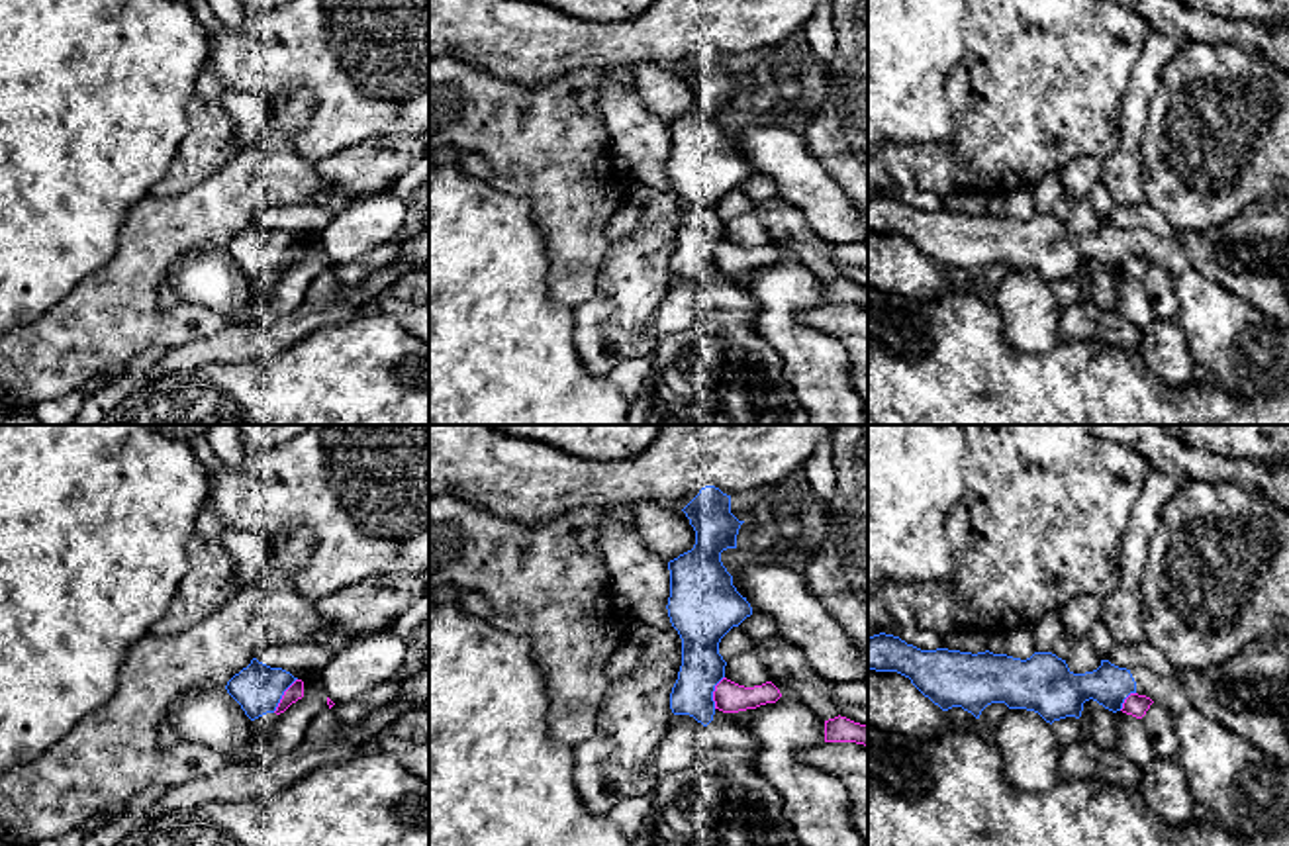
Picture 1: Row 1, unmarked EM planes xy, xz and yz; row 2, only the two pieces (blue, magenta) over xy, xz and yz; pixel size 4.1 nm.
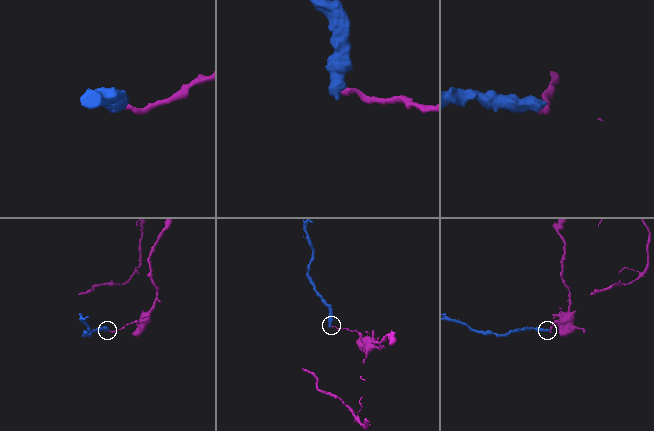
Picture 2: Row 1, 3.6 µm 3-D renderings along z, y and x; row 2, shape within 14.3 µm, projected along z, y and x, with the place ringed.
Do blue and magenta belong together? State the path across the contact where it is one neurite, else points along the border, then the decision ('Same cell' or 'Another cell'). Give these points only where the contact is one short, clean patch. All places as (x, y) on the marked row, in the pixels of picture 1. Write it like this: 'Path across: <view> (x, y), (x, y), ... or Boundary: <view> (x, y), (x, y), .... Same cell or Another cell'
Another cell

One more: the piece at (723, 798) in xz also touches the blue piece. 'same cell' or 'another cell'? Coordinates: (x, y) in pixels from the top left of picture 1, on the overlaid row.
same cell

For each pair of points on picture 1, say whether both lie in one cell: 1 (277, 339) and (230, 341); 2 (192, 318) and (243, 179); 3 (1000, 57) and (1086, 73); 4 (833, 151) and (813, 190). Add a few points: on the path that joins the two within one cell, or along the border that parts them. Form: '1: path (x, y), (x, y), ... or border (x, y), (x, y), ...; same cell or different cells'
1: path (265, 339), (241, 339); same cell
2: path (149, 306), (149, 267), (200, 216); same cell
3: path (1021, 57), (1039, 57), (1047, 65), (1064, 65); same cell
4: border (802, 140), (808, 153), (847, 196); different cells

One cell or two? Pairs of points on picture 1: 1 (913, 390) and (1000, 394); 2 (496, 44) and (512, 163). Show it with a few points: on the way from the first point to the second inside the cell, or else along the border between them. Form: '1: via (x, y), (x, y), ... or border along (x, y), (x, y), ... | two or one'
1: via (935, 394), (978, 394) | one
2: border along (457, 59), (498, 77), (525, 85), (545, 85) | two

